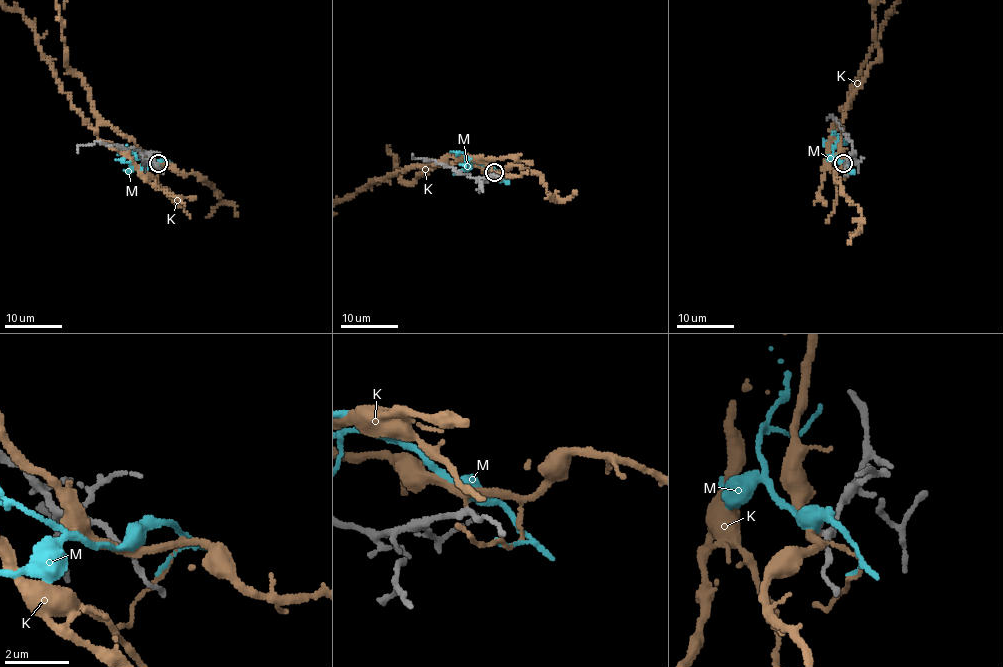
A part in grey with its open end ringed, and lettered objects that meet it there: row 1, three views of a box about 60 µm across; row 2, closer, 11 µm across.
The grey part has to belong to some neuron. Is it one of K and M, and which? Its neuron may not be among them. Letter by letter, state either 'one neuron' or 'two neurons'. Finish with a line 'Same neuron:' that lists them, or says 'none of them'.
K: two neurons
M: one neuron
Same neuron: M

